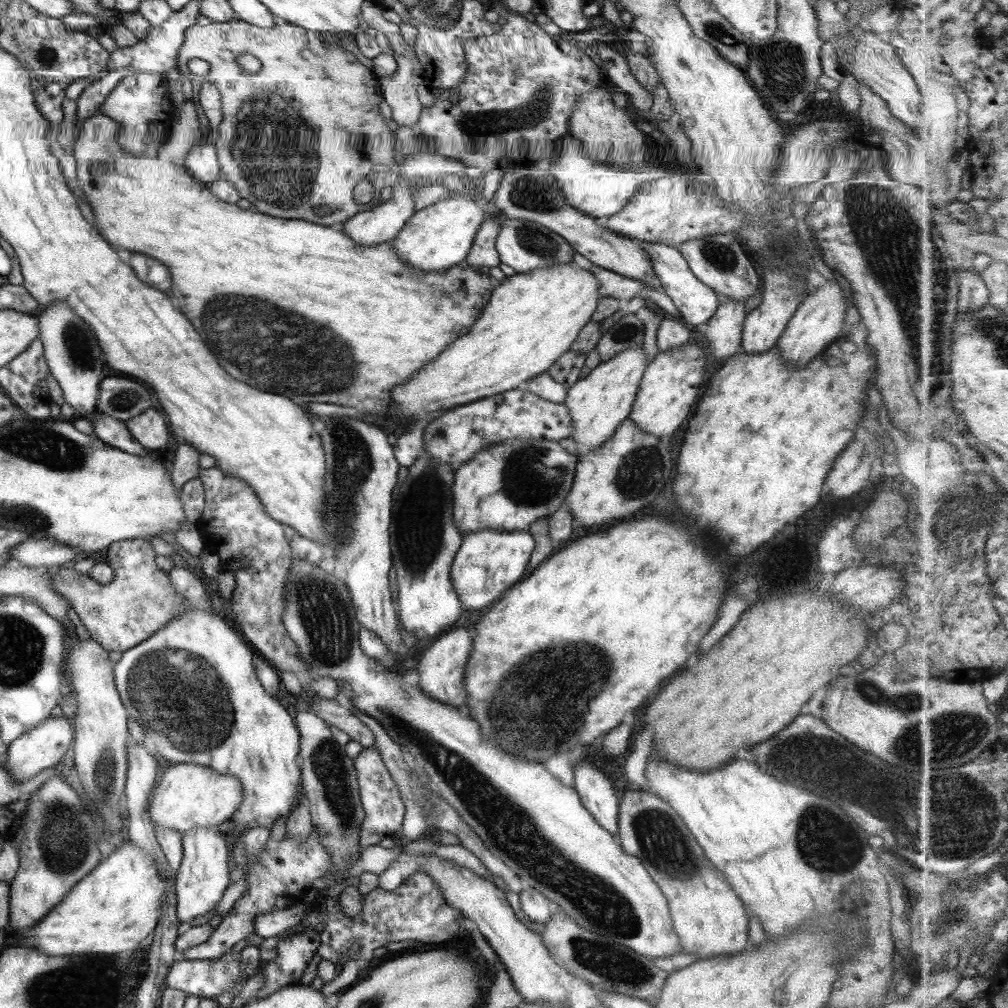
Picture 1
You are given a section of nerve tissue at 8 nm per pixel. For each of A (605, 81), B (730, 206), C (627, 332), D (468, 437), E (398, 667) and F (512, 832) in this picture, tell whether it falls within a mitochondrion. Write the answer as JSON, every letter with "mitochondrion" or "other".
{"A":"other","B":"other","C":"mitochondrion","D":"other","E":"other","F":"mitochondrion"}

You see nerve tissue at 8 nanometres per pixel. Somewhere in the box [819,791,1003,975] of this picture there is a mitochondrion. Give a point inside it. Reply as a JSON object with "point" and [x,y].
{"point":[954,917]}

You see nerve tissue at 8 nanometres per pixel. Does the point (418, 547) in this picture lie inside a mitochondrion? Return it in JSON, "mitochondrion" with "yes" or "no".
{"mitochondrion":"yes"}

